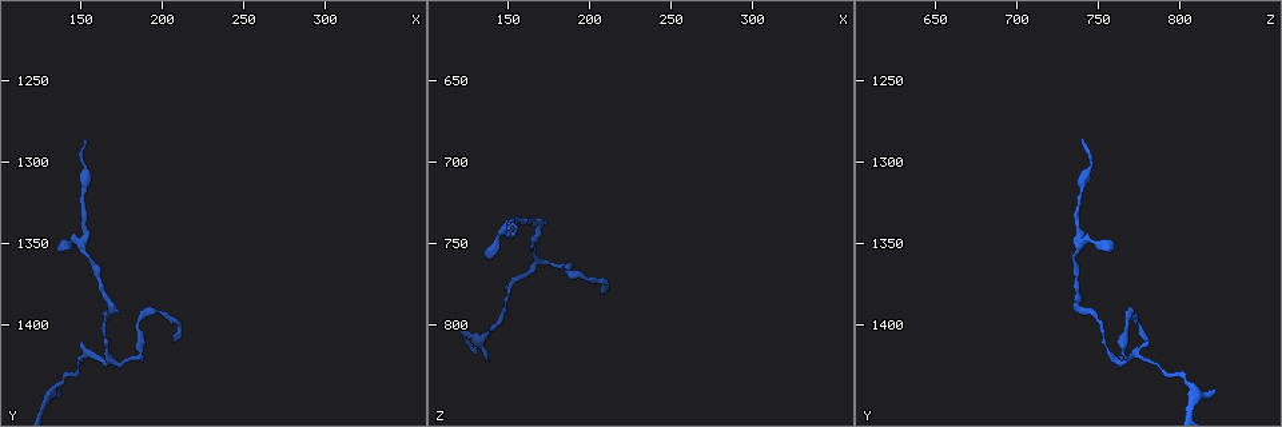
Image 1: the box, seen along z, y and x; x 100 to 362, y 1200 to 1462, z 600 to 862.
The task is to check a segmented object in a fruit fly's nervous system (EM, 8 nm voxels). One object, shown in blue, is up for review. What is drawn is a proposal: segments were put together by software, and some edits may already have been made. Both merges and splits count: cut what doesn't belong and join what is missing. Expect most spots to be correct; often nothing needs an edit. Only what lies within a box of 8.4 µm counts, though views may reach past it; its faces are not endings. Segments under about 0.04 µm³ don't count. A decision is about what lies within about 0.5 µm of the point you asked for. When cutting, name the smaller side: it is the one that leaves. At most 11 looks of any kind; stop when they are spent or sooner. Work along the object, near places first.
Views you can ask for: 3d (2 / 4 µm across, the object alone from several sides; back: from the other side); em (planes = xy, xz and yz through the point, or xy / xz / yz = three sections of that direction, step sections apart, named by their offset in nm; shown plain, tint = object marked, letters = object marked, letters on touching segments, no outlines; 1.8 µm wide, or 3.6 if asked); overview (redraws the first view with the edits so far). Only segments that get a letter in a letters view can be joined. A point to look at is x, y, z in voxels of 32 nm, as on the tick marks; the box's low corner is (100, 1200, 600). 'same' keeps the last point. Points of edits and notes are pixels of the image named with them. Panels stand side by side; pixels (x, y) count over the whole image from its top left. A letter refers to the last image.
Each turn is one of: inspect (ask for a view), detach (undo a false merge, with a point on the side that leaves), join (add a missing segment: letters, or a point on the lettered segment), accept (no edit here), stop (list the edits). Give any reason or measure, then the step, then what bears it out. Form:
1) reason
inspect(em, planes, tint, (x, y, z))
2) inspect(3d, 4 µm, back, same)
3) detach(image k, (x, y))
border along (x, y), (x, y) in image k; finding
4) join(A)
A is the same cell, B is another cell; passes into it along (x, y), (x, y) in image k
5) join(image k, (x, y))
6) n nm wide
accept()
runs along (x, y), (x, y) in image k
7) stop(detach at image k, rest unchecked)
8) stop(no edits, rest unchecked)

tapers out
inspect(3d, 4 µm, (152, 1286, 742))

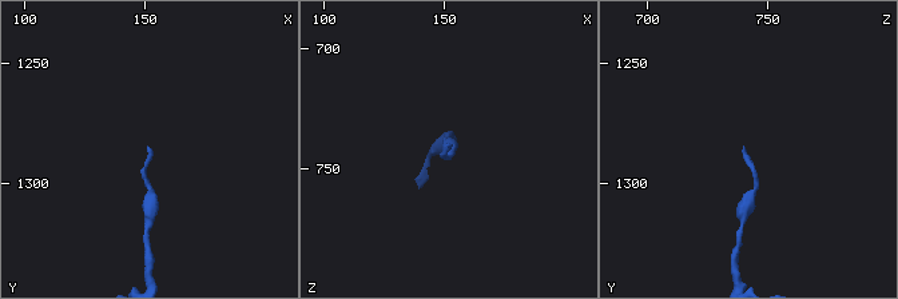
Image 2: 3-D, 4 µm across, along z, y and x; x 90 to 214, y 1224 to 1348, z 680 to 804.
now the EM
inspect(em, 3.6 µm, planes, letters, (152, 1286, 740))

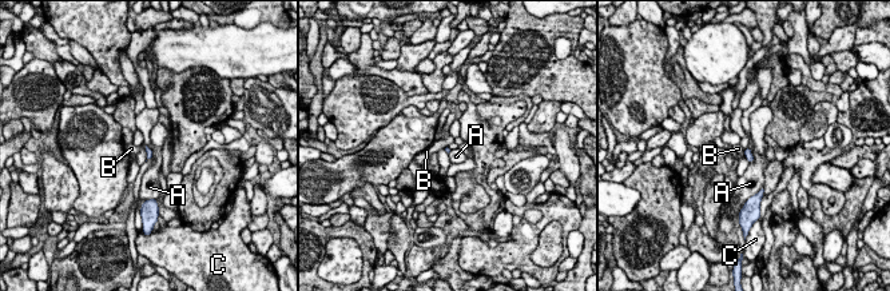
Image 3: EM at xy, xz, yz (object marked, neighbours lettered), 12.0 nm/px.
accept()
A, B and C are other cells; border along (749, 147), (753, 155), (751, 163) in image 3; none of them fits

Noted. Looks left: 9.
sharp bend
inspect(em, xz, step 16, tint, (166, 1424, 764))

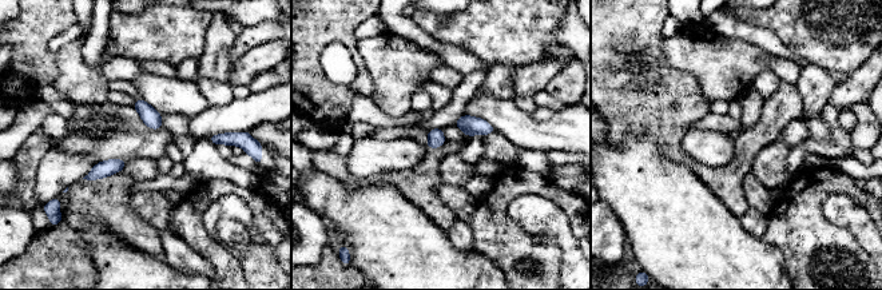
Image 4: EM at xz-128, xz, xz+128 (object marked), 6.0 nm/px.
another direction
inspect(em, xy, step 16, tint, same)

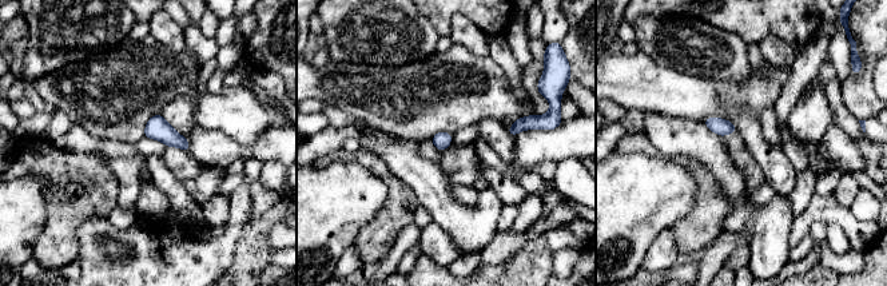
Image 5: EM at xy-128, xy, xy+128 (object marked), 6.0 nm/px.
see the neighbours
inspect(em, xy, step 16, letters, same)

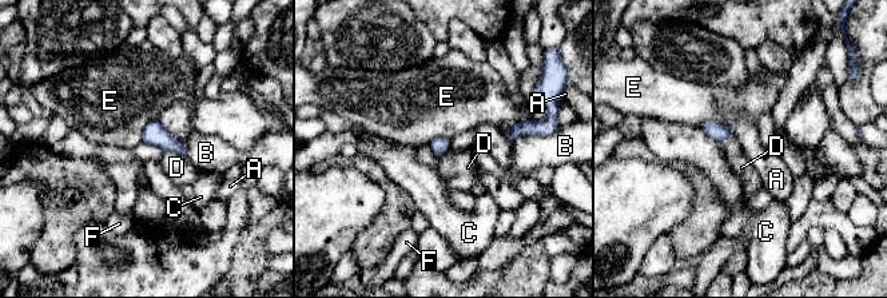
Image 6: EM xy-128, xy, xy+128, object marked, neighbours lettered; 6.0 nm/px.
accept()
A, B, C, D, E and F are other cells; border along (158, 118), (146, 124), (140, 140) in image 6; all the same cell

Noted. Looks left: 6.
inspect(em, planes, letters, (138, 1354, 758))

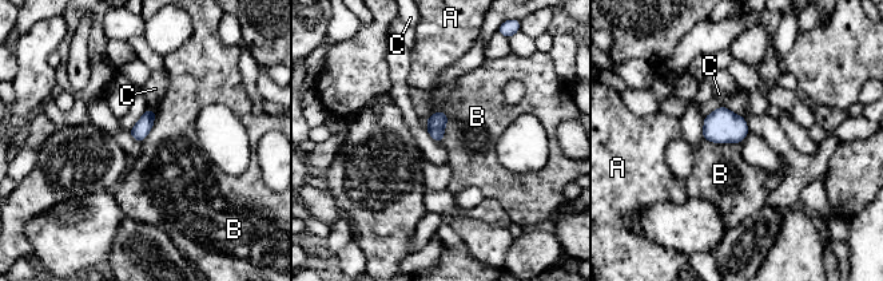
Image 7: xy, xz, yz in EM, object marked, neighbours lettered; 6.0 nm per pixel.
100 nm wide
accept()
A, B and C are other cells; border along (440, 110), (446, 115), (442, 142) in image 7; none of them fits

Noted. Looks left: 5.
an open end
inspect(3d, 4 µm, back, (138, 1440, 822))

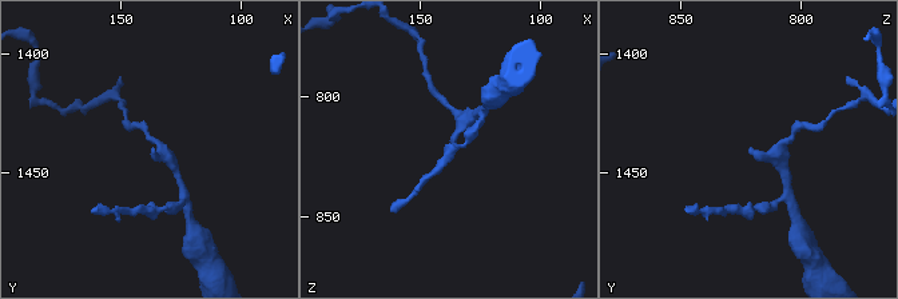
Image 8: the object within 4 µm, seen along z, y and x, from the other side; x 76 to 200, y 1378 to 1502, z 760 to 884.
inspect(em, planes, letters, (136, 1439, 822))

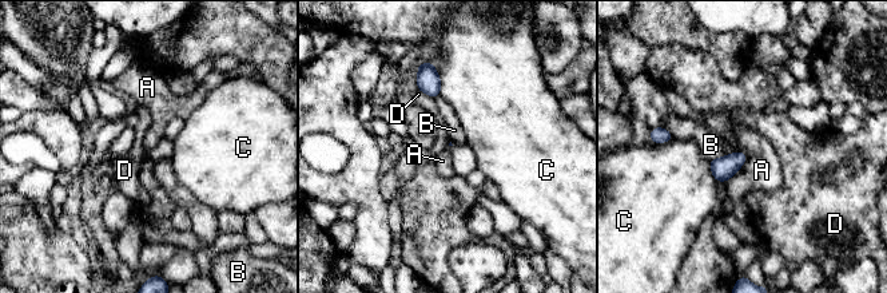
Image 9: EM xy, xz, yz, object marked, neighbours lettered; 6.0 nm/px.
A touches over 220 nm
accept()
A, B, C and D are other cells; no lettered segment goes on from it

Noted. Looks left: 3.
stop(no edits, rest unchecked)

